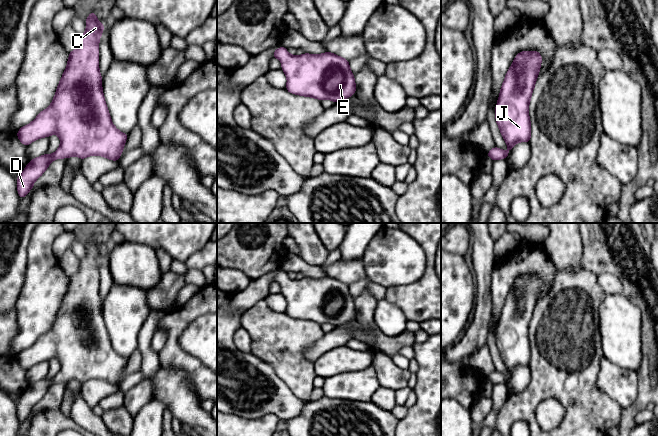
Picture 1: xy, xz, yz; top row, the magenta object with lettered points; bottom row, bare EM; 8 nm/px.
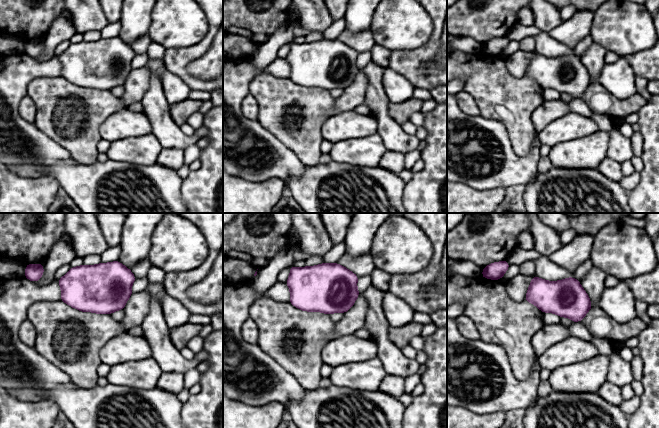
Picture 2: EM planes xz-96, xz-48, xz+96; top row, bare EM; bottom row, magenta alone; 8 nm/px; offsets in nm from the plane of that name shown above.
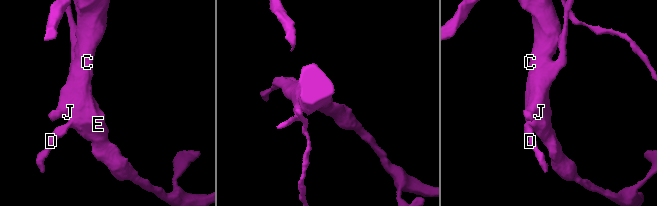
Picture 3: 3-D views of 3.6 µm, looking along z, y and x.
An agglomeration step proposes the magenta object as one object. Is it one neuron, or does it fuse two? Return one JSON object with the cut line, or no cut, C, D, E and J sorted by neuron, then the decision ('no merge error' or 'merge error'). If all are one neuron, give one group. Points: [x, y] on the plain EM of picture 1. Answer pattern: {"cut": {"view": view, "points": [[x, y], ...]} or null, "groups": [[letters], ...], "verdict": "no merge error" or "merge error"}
{"cut": null, "groups": [["C", "D", "E", "J"]], "verdict": "no merge error"}

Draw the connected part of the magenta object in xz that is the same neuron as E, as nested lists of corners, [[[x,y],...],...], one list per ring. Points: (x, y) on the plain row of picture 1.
[[[281,270],[272,282],[281,285],[281,294],[287,301],[285,313],[289,317],[338,327],[356,316],[349,285],[336,278],[326,275],[319,279],[304,277],[296,280]]]

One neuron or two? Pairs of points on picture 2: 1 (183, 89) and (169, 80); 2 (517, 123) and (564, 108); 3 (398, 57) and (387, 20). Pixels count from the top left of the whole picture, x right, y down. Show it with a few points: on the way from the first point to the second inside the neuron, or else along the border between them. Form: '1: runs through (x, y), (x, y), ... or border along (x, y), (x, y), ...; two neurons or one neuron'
1: runs through (180, 89), (172, 83); one neuron
2: border along (545, 101), (531, 116), (532, 125), (537, 132); two neurons
3: border along (419, 46), (413, 49), (395, 49), (391, 51); two neurons

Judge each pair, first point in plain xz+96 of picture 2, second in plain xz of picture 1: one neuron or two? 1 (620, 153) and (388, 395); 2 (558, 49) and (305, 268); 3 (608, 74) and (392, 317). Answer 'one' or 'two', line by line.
1: two
2: one
3: one

